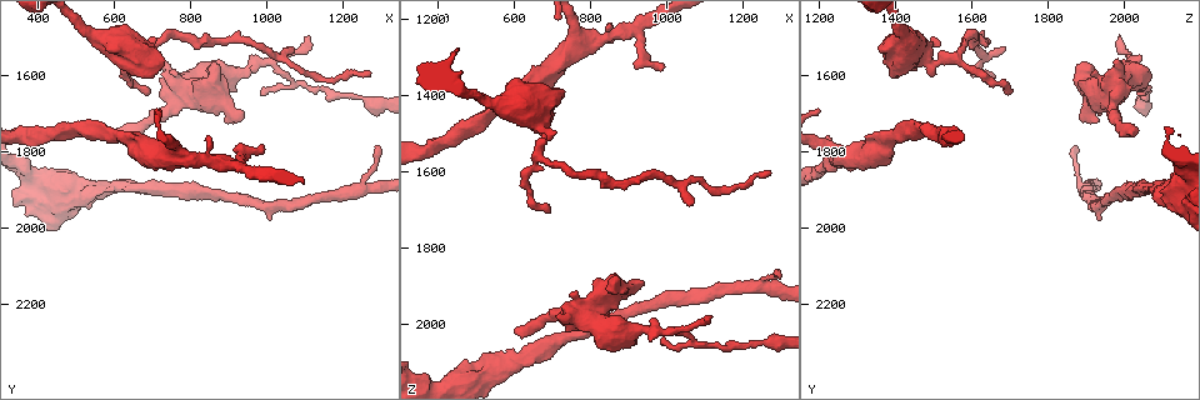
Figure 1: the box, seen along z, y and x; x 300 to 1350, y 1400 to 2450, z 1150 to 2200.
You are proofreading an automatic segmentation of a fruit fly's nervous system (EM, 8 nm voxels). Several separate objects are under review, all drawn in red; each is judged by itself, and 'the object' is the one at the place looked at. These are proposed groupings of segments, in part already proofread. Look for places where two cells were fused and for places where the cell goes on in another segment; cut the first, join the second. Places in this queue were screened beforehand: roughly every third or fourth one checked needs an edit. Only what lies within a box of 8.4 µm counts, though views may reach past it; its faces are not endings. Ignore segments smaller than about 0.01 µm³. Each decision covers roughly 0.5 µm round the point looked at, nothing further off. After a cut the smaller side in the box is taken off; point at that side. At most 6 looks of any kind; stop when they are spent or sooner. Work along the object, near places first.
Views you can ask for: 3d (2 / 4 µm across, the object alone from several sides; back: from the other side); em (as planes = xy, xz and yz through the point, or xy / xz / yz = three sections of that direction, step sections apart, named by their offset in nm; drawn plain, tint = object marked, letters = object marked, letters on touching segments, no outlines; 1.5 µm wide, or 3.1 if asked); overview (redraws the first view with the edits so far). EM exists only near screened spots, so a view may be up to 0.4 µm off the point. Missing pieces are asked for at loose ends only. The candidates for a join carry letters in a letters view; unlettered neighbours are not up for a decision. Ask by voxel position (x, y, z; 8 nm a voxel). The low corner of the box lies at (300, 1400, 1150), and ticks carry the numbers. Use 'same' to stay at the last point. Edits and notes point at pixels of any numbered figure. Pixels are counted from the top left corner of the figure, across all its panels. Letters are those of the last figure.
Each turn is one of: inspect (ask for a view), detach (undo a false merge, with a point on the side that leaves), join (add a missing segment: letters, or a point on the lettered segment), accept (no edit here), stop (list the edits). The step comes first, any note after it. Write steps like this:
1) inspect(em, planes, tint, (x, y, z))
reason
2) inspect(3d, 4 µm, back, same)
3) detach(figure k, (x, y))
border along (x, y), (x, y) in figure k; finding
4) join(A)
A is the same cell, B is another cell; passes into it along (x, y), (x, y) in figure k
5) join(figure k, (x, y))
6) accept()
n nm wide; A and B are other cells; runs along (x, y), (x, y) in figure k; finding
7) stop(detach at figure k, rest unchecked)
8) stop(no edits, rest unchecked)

inspect(3d, 2 µm, (1290, 1790, 1870))
tapers out

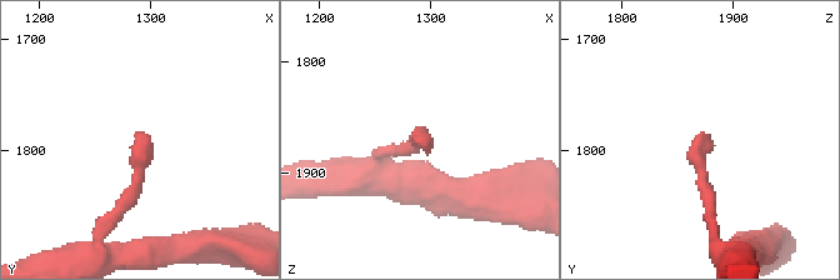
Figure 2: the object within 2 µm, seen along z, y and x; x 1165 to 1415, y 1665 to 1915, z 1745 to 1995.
inspect(em, planes, letters, (1286, 1786, 1874))
shape alone is not enough

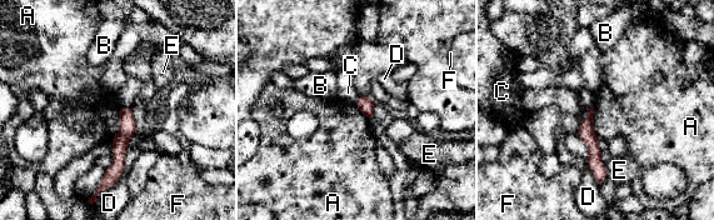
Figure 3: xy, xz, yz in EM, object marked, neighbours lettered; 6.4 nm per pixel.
accept()
A touches over 260 nm; A, B, C, D, E and F are other cells; border along (120, 105), (119, 130), (109, 141) in figure 3; none of them fits

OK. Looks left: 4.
inspect(em, planes, tint, (600, 1760, 2020))
free end

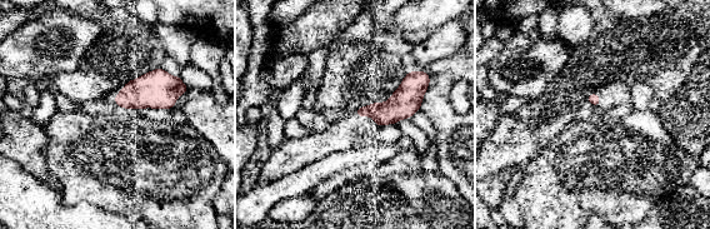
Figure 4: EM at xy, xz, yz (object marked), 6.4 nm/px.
inspect(em, planes, letters, same)

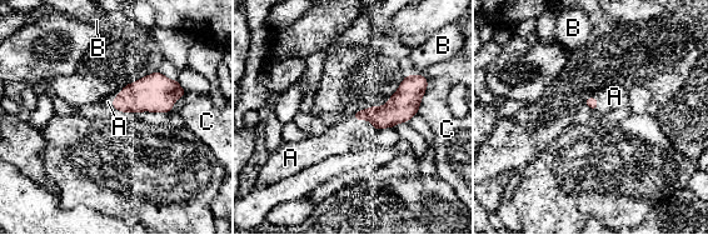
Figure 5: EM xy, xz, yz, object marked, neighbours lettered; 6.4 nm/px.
join(A)
A is the same cell, B and C are other cells; the cell continues

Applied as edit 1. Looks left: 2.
stop(join at figure 5, rest unchecked)

